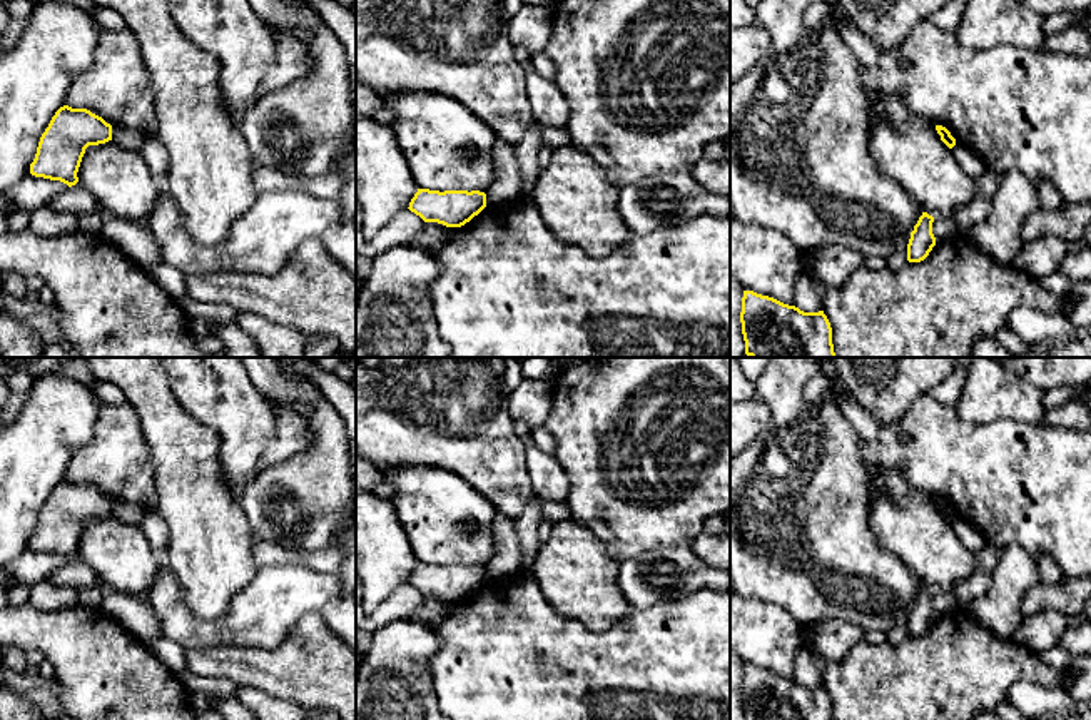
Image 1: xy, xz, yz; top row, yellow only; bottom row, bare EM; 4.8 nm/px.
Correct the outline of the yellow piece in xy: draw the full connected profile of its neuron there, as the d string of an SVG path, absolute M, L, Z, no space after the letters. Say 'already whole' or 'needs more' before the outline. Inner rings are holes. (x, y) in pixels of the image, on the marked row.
already whole; M60 107L40 137L30 174L60 180L69 187L79 182L77 172L89 145L112 140L112 125L87 109Z

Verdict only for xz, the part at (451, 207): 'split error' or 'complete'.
complete

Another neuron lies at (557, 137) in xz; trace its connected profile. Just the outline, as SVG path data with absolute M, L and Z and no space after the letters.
M540 125L543 142L551 145L553 149L556 147L565 147L565 145L573 145L571 135L568 129L553 129L546 125Z

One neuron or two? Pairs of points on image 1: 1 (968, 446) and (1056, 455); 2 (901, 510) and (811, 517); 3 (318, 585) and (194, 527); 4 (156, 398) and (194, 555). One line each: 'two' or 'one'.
1: one
2: two
3: two
4: one

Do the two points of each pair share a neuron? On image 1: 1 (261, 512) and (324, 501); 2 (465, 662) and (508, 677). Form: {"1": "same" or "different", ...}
{"1": "same", "2": "same"}

